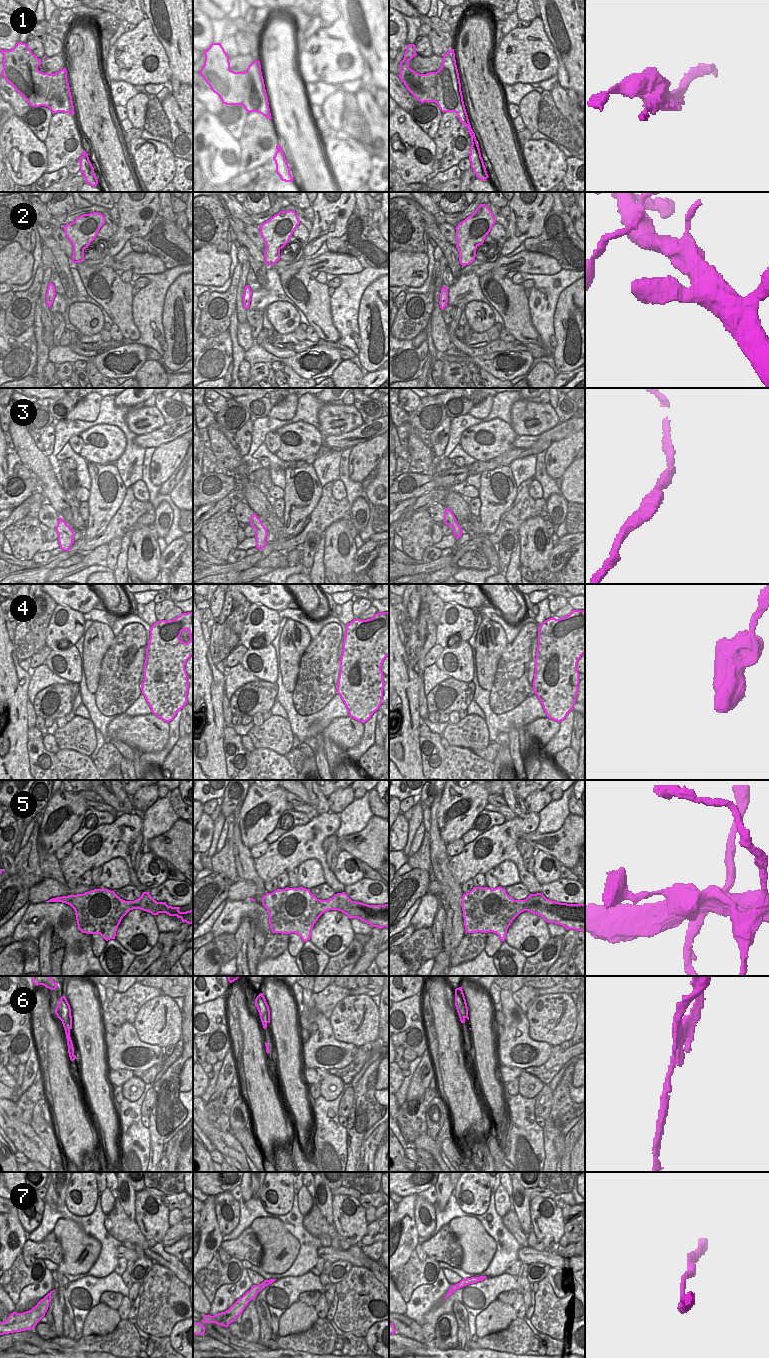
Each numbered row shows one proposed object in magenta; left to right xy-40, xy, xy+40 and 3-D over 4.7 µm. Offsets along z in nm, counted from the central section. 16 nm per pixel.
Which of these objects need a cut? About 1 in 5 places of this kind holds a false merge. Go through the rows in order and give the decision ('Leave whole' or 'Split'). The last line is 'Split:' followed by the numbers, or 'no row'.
1: Split
2: Leave whole
3: Leave whole
4: Split
5: Split
6: Split
7: Leave whole
Split: 1, 4, 5, 6

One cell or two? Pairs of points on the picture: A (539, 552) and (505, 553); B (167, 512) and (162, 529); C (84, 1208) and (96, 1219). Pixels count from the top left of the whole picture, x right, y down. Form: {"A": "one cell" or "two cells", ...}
{"A": "two cells", "B": "one cell", "C": "two cells"}

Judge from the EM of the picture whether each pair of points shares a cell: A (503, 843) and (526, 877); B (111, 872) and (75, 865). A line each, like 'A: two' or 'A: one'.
A: one
B: two

